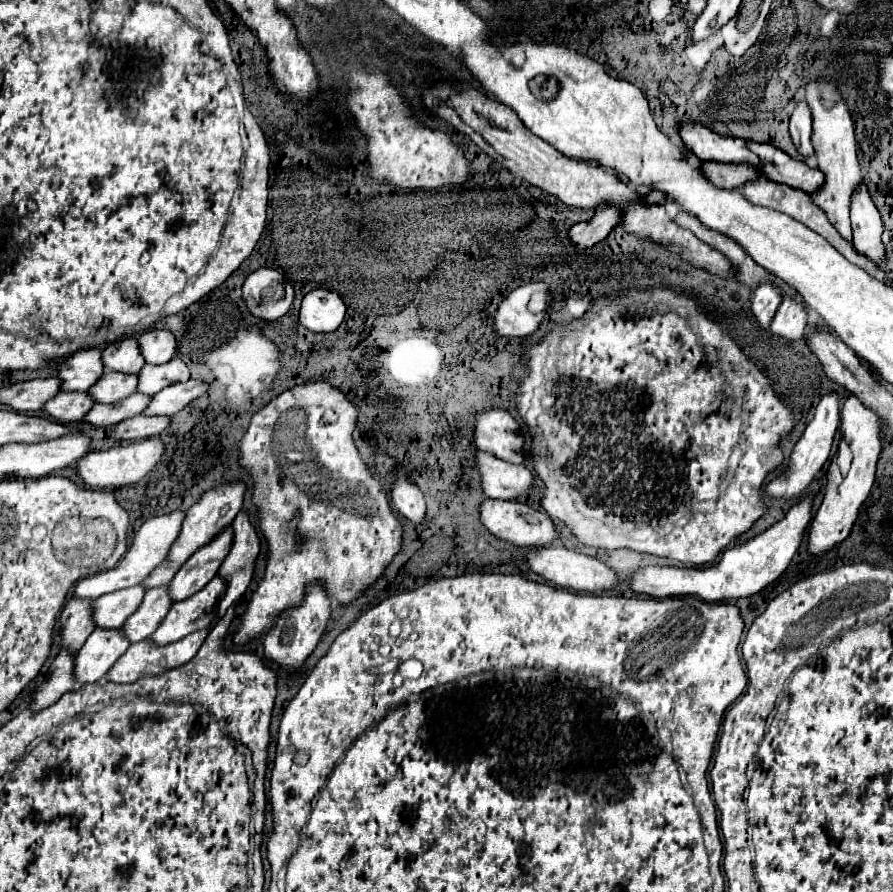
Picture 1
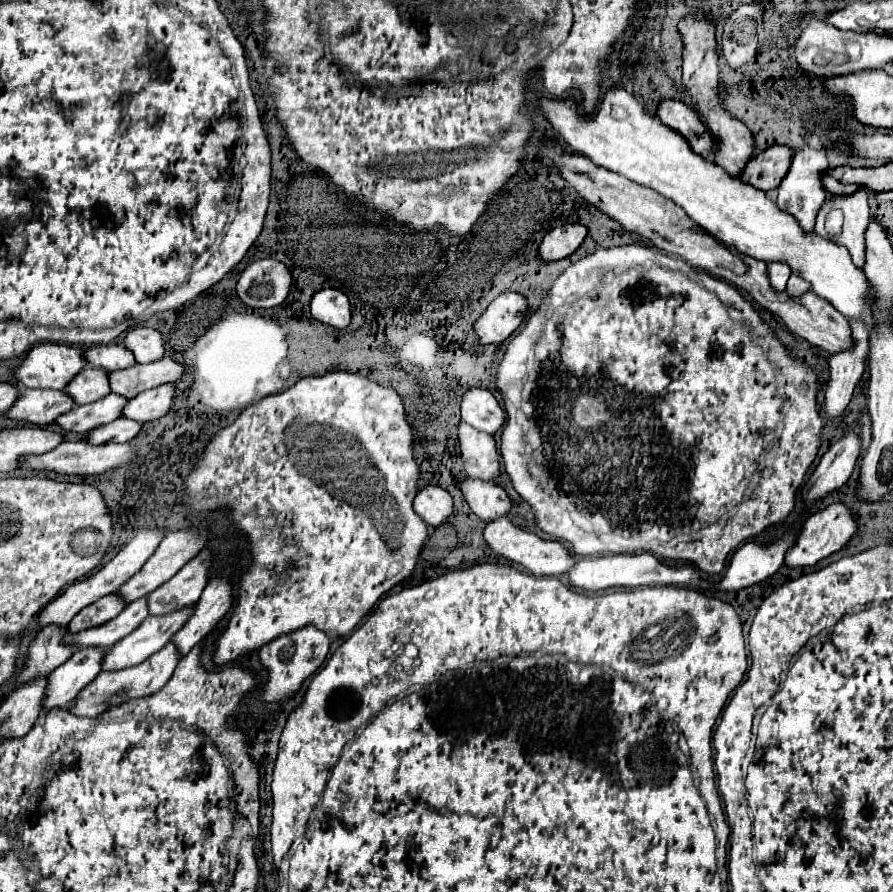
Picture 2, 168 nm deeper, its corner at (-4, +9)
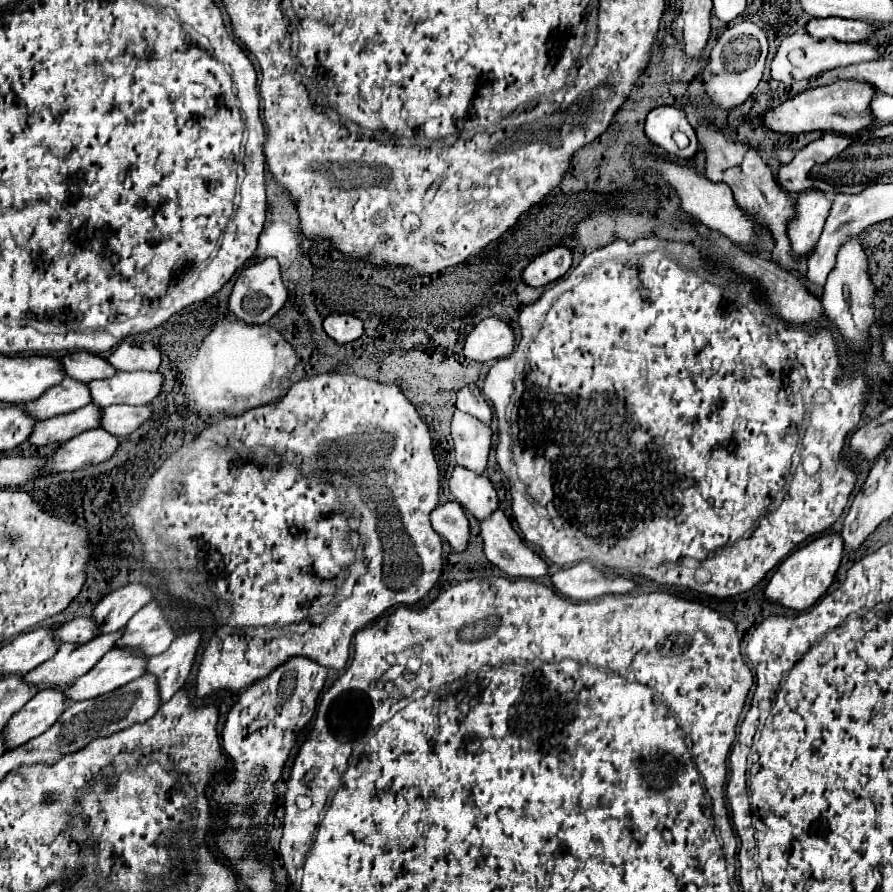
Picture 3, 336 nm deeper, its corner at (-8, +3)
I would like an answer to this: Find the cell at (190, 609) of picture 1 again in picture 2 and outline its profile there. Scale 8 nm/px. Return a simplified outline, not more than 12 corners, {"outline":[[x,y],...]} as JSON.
{"outline":[[193,606],[145,618],[107,652],[103,670],[141,664],[159,652]]}

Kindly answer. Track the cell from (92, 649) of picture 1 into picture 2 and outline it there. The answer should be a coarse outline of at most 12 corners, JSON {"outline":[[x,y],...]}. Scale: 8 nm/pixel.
{"outline":[[77,650],[53,670],[45,708],[61,708],[101,672],[105,650]]}

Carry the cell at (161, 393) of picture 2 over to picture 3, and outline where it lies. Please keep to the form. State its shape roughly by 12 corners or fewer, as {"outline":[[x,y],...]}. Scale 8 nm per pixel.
{"outline":[[149,406],[101,408],[99,426],[125,438],[151,416]]}

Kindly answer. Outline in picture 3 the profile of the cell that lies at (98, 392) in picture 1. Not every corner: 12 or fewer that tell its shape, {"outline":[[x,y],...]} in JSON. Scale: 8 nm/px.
{"outline":[[63,378],[39,400],[21,408],[33,420],[79,410],[91,402],[89,388]]}

